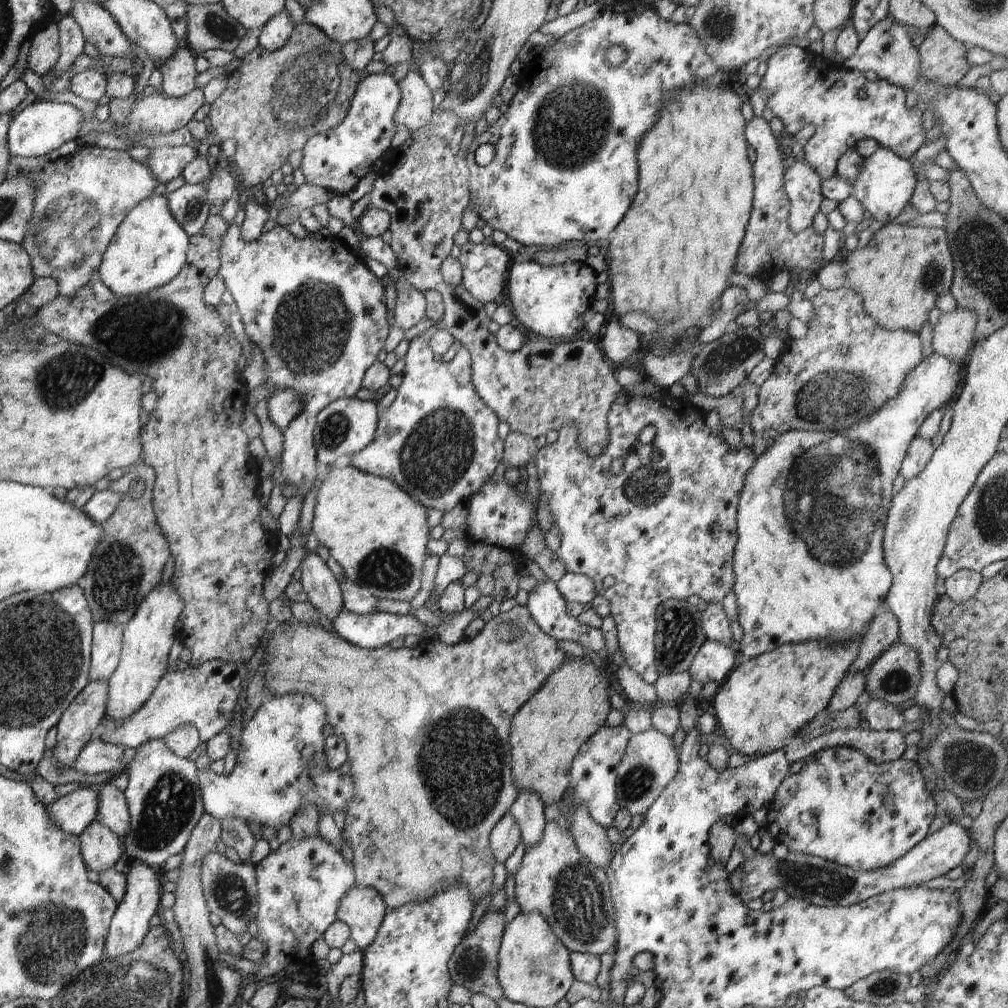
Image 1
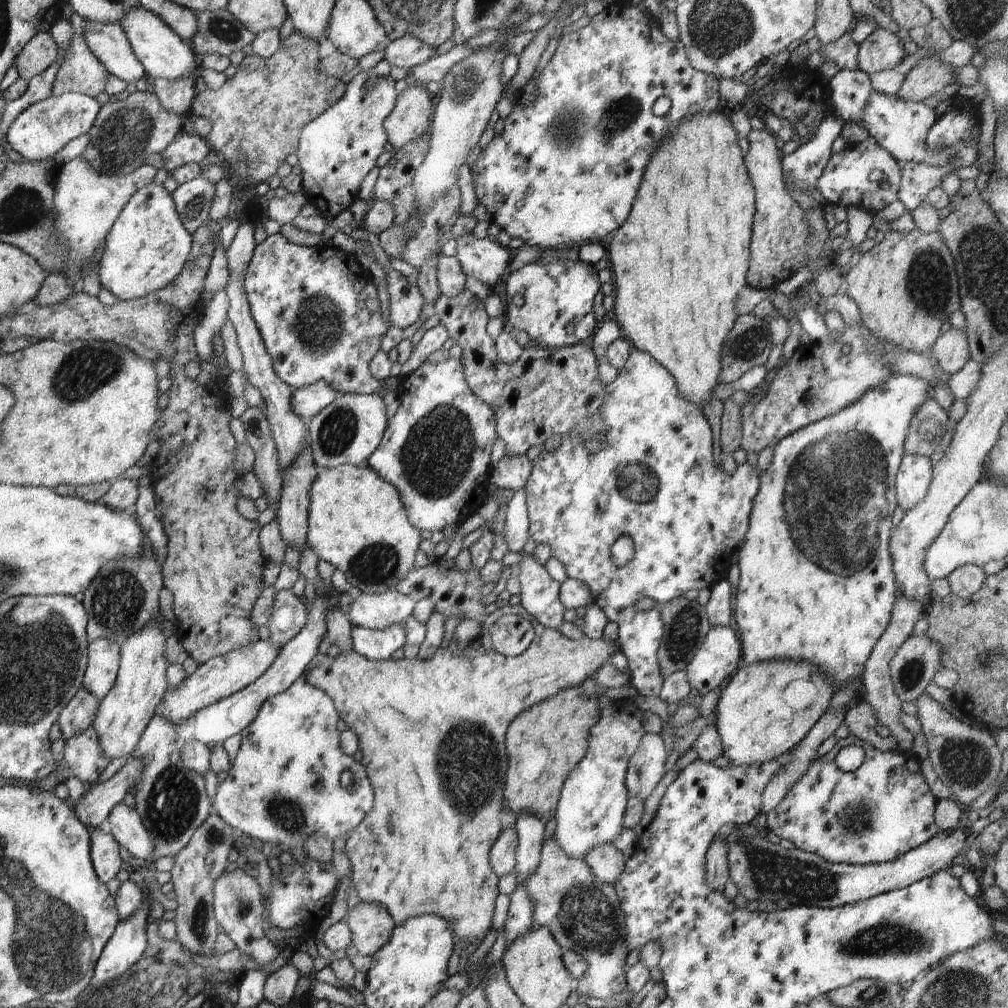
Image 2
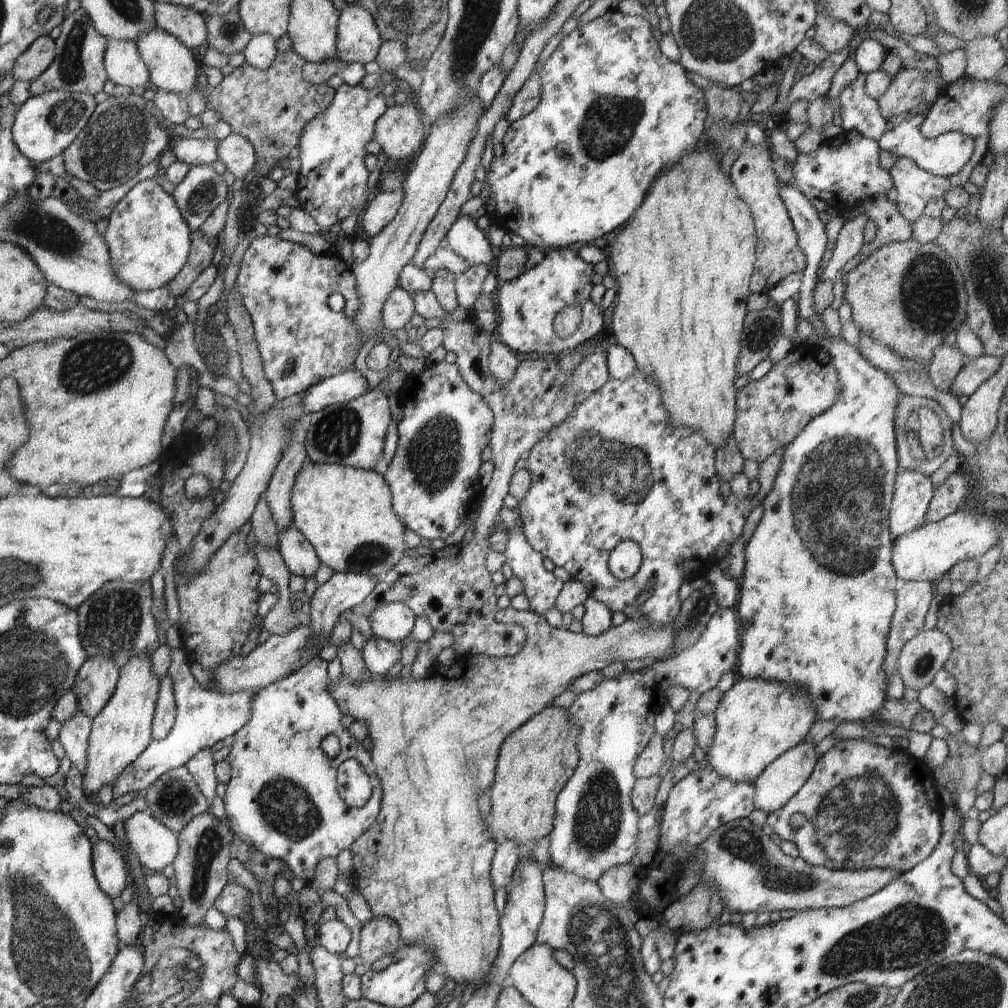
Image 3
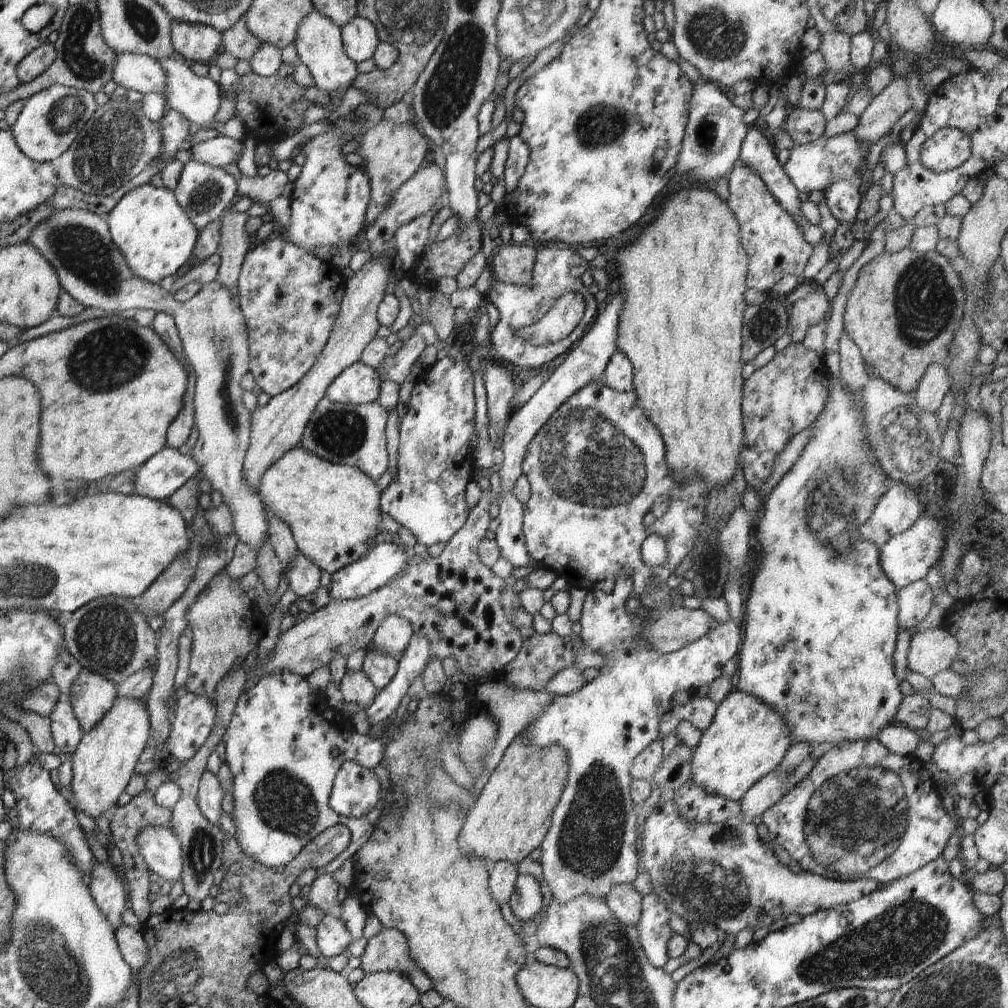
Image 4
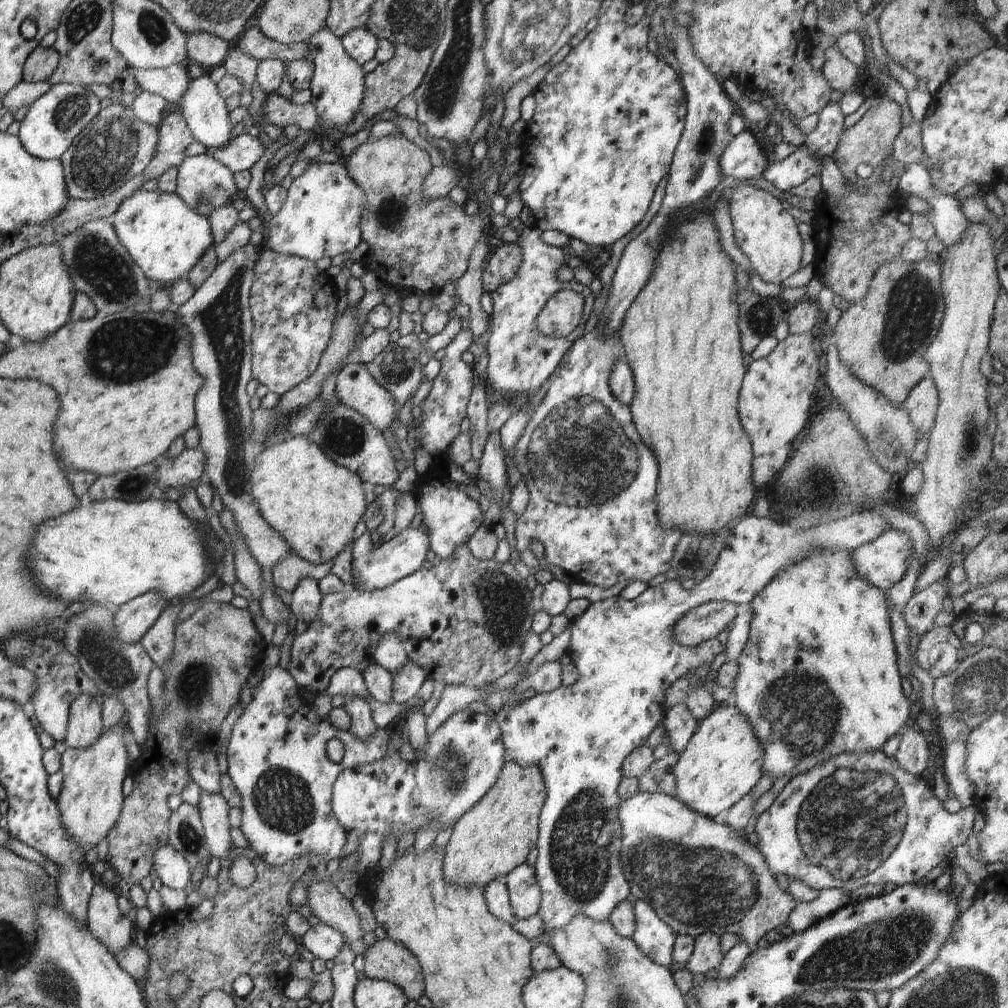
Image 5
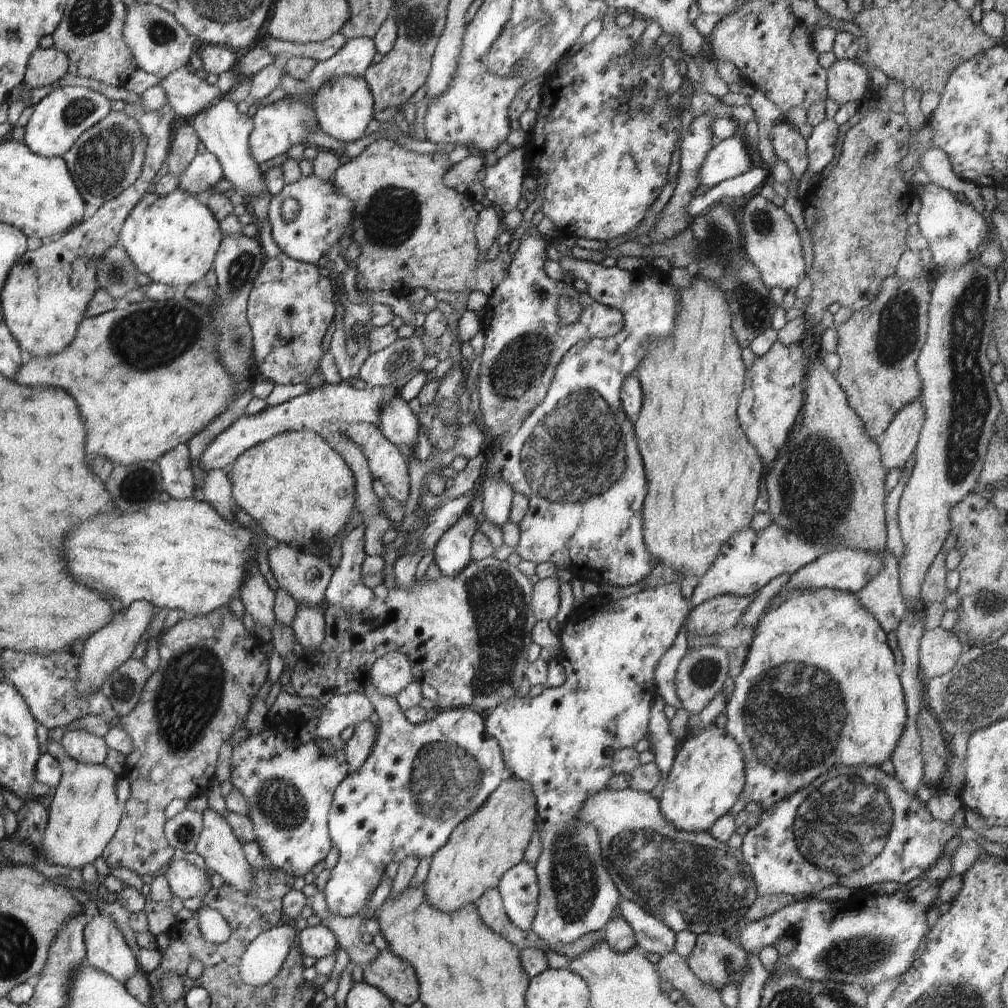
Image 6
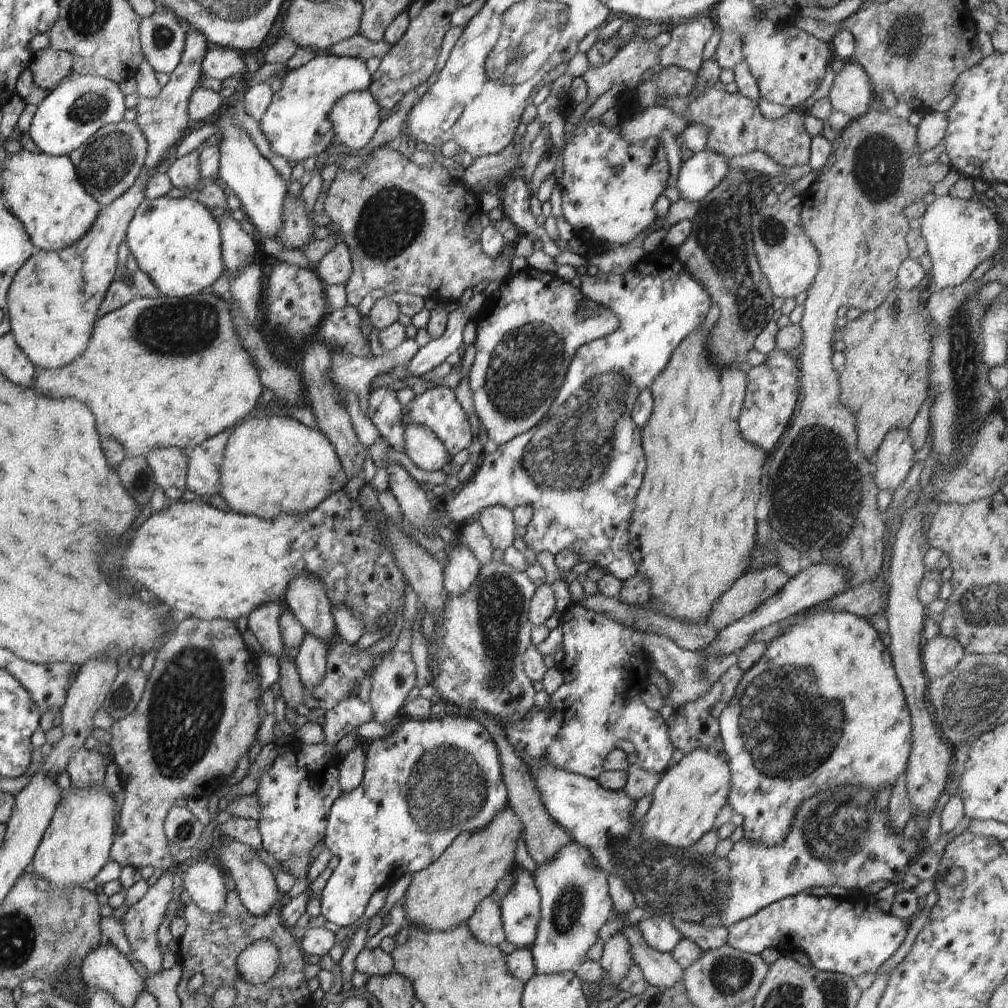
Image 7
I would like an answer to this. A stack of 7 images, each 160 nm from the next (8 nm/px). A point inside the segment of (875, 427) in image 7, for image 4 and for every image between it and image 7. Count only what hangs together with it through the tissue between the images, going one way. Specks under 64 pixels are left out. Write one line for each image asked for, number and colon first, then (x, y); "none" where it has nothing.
4: (905, 308)
5: (884, 337)
6: (878, 347)

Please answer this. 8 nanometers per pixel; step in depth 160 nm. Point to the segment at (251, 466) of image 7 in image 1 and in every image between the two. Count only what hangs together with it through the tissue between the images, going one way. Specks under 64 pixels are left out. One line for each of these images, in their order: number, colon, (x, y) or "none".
1: (377, 533)
2: (356, 521)
3: (346, 514)
4: (333, 511)
5: (314, 503)
6: (295, 486)

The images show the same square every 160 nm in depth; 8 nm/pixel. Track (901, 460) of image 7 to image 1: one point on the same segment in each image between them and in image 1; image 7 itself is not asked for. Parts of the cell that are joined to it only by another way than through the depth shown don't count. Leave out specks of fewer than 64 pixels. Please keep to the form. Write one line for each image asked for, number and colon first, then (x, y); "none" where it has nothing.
1: (953, 337)
2: (951, 349)
3: (947, 361)
4: (936, 382)
5: (921, 405)
6: (902, 435)

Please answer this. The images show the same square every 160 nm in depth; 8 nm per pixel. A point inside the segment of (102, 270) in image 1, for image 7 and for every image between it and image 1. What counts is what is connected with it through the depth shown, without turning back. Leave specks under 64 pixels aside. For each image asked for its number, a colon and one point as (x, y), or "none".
2: (145, 250)
3: (148, 240)
4: (150, 228)
5: (165, 237)
6: (173, 239)
7: (176, 241)

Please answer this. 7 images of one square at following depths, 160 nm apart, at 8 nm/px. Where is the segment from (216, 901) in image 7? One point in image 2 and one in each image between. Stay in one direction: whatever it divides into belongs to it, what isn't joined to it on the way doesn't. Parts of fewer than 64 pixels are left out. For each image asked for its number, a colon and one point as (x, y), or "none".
2: (124, 824)
3: (156, 846)
4: (161, 850)
5: (170, 866)
6: (186, 880)

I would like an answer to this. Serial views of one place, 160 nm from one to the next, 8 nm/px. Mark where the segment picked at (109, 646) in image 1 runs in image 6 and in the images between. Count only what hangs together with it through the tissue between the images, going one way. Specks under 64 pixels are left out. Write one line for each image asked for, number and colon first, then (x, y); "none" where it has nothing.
2: (104, 655)
3: (97, 678)
4: (92, 696)
5: (85, 725)
6: (82, 746)

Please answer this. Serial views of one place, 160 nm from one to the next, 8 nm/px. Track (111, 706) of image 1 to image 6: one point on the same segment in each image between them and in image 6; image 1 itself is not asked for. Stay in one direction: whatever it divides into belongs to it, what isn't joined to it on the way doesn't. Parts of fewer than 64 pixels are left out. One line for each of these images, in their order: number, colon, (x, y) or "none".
2: (141, 682)
3: (120, 732)
4: (104, 761)
5: (91, 798)
6: (84, 815)

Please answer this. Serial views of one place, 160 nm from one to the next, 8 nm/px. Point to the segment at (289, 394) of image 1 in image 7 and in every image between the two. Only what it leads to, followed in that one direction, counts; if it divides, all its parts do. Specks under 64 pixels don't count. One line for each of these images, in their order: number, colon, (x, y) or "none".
2: (306, 402)
3: (344, 387)
4: (359, 384)
5: (354, 387)
6: (399, 424)
7: (425, 449)

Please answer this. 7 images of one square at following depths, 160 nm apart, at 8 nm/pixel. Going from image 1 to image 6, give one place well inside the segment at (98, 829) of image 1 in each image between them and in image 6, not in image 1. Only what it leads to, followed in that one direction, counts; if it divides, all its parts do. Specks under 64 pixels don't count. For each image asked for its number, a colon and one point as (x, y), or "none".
2: (105, 856)
3: (110, 868)
4: (105, 884)
5: (108, 925)
6: (106, 949)

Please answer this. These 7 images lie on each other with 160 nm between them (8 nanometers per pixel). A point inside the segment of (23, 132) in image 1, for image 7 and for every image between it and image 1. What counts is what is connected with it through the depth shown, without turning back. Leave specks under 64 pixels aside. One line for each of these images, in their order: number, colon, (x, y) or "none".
2: (44, 128)
3: (45, 124)
4: (49, 121)
5: (53, 120)
6: (59, 119)
7: (74, 110)

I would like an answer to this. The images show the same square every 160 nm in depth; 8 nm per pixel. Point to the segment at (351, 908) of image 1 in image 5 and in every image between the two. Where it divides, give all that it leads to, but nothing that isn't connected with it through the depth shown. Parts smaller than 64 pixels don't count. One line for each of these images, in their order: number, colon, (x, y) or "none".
2: (371, 925)
3: (380, 936)
4: (387, 951)
5: (385, 960)

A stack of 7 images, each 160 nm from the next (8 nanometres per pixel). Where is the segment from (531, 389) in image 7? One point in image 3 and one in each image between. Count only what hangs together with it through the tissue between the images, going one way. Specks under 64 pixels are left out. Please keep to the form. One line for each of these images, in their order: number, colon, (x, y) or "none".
3: (528, 304)
4: (556, 271)
5: (521, 359)
6: (524, 344)

